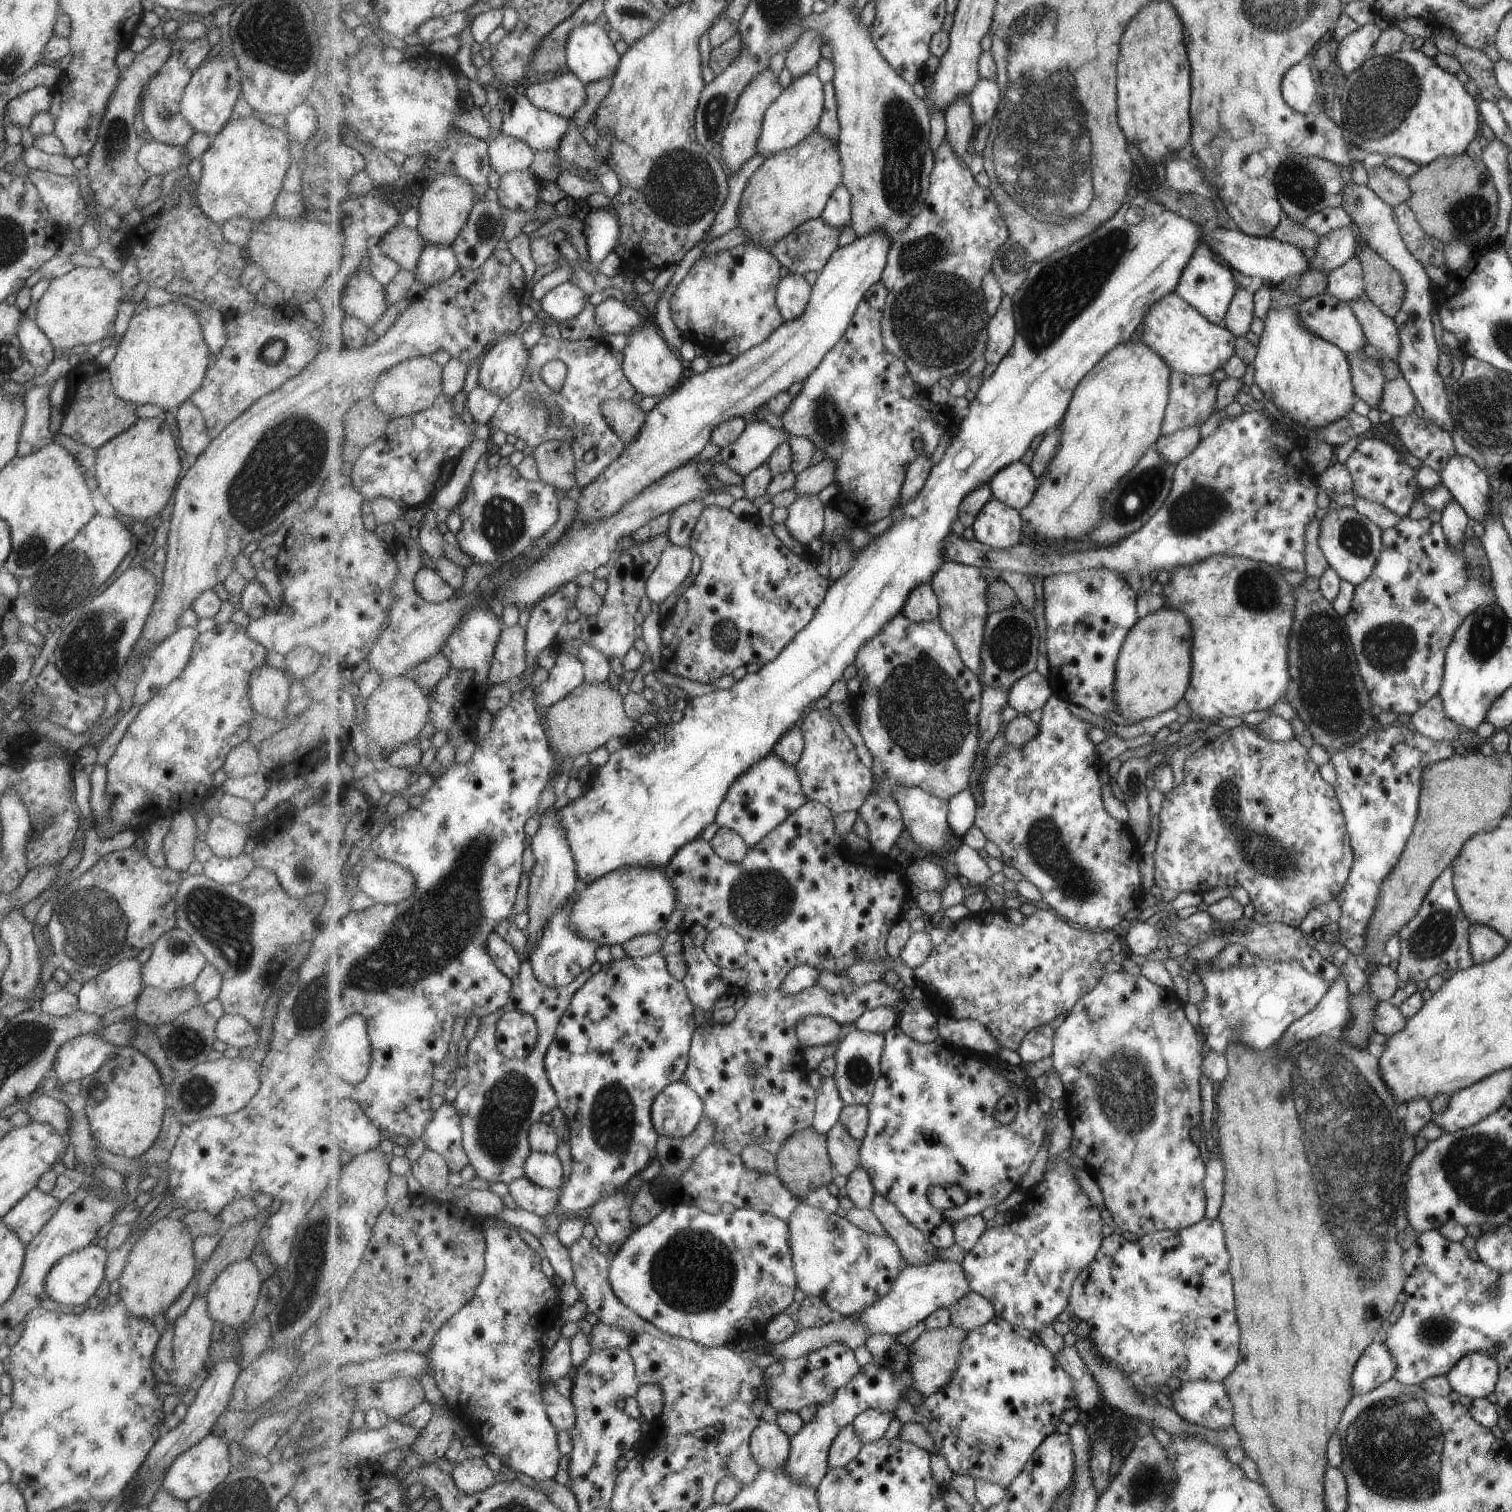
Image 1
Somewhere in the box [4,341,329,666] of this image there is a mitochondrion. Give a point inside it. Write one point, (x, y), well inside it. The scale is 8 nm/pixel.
(62, 584)

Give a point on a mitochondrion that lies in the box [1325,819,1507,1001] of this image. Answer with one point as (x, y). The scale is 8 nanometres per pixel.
(1432, 939)

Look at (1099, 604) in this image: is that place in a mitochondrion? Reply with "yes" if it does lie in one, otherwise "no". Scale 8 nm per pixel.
no

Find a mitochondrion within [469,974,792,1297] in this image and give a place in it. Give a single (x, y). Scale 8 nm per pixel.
(506, 1105)

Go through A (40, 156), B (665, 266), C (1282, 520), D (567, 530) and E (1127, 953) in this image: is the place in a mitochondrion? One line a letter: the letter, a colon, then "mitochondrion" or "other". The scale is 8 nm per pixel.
A: other
B: other
C: other
D: other
E: other

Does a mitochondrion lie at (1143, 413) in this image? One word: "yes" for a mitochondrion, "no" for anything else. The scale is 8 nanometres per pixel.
no

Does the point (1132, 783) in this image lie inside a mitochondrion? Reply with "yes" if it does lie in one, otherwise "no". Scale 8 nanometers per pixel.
yes

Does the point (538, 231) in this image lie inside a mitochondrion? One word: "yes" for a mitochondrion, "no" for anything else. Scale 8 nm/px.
no

